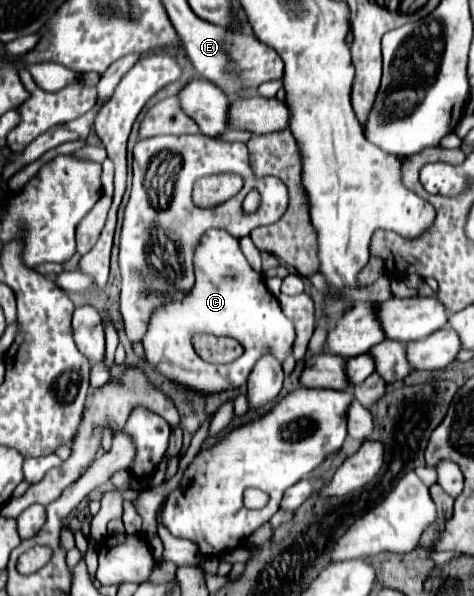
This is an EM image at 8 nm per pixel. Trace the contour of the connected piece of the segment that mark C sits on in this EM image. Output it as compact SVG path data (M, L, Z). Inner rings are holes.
M206 230L200 238L200 244L196 246L194 260L200 260L194 264L194 288L182 300L172 300L154 308L148 320L148 330L142 340L148 362L158 366L166 378L190 388L194 384L204 384L206 372L210 376L212 370L234 368L236 372L248 374L250 362L258 362L262 352L272 352L280 362L284 362L296 338L294 324L284 316L276 296L268 292L264 276L250 268L244 254L240 252L238 240L222 230ZM194 334L232 336L244 346L244 354L232 364L208 366L194 352Z

